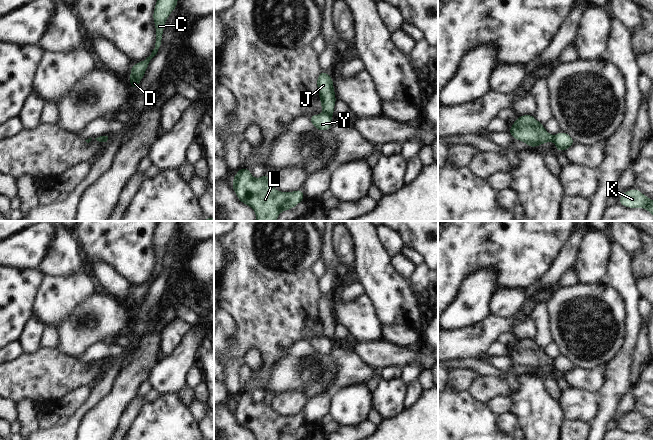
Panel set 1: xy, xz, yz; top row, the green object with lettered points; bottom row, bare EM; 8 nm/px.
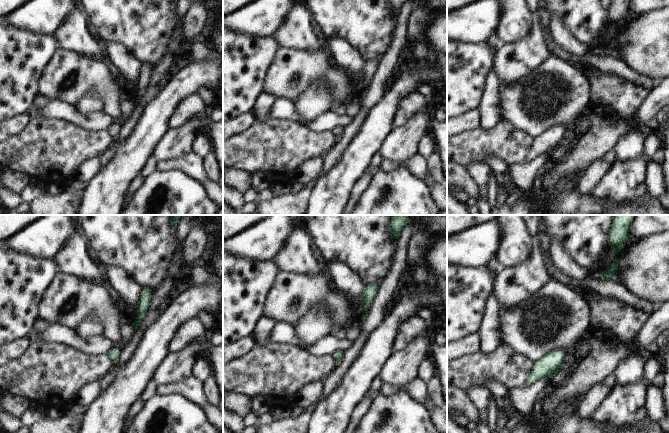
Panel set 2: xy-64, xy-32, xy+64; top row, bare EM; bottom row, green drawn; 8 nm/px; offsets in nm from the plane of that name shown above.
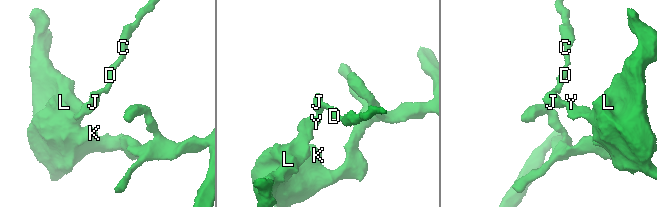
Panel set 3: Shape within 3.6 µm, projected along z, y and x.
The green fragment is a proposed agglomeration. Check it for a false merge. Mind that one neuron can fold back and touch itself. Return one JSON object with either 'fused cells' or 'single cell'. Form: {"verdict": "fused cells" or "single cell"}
{"verdict": "fused cells"}

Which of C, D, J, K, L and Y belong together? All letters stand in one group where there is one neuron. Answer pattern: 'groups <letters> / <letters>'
groups C D J / K L Y

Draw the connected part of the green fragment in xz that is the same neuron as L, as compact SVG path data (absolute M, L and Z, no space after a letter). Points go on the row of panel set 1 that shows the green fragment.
M244 167L235 174L232 188L238 200L255 211L255 221L276 221L281 212L294 208L305 199L302 188L280 192L272 187L269 175L253 178L250 169Z

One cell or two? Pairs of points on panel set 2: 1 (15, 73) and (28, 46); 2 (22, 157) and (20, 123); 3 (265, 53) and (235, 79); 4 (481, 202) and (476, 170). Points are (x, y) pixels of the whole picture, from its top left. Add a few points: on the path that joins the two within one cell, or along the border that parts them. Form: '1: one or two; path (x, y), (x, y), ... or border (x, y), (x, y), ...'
1: one; path (15, 66), (15, 59), (21, 53)
2: two; border (31, 118), (23, 129), (10, 137)
3: one; path (258, 60), (246, 72), (242, 73)
4: one; path (482, 194), (481, 178)

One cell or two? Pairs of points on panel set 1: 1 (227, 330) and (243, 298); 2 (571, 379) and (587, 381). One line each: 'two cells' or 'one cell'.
1: two cells
2: one cell

